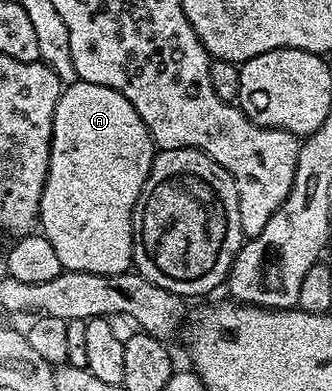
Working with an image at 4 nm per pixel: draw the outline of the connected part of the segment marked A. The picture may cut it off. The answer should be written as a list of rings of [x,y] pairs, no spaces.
[[[75,79],[74,84],[67,83],[60,94],[60,102],[56,102],[56,114],[52,118],[52,146],[50,147],[50,161],[48,162],[48,174],[44,182],[44,194],[40,198],[40,232],[52,242],[56,249],[57,256],[60,257],[63,269],[68,272],[87,272],[88,274],[120,274],[121,272],[131,271],[134,262],[134,231],[132,230],[132,218],[134,207],[140,198],[140,190],[150,173],[150,167],[156,155],[156,145],[150,136],[148,126],[136,114],[136,106],[124,98],[116,90],[108,86],[100,86],[92,82],[84,82]]]

